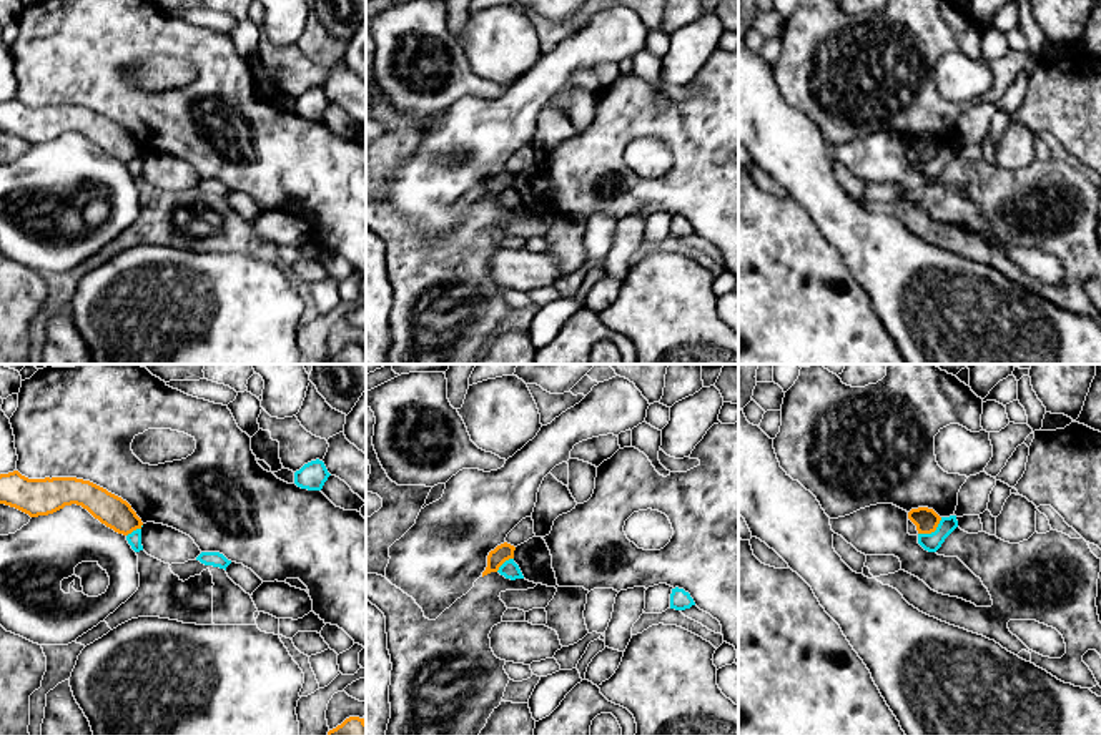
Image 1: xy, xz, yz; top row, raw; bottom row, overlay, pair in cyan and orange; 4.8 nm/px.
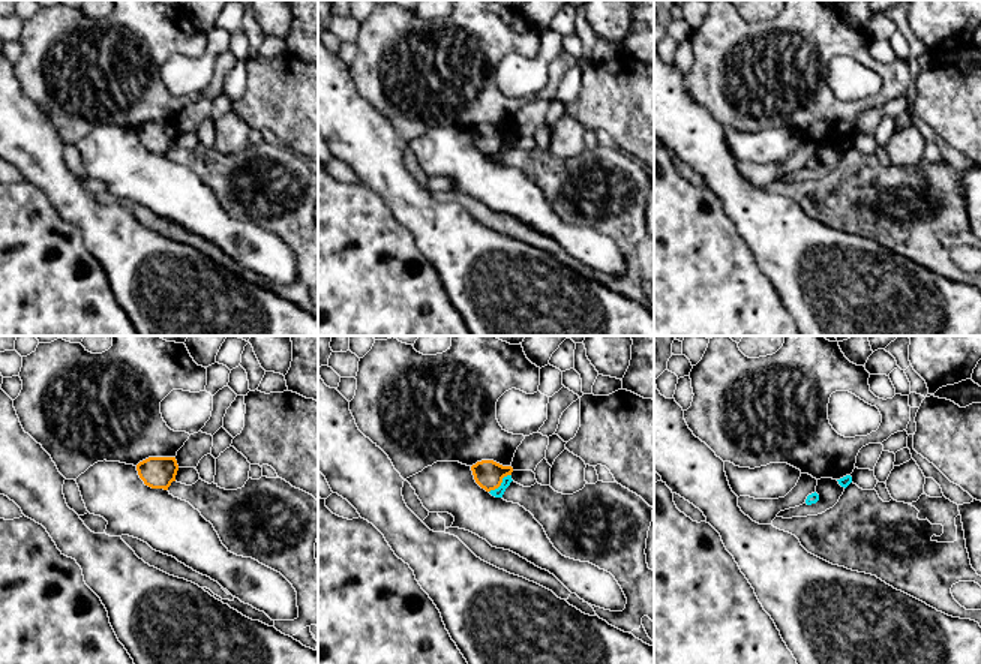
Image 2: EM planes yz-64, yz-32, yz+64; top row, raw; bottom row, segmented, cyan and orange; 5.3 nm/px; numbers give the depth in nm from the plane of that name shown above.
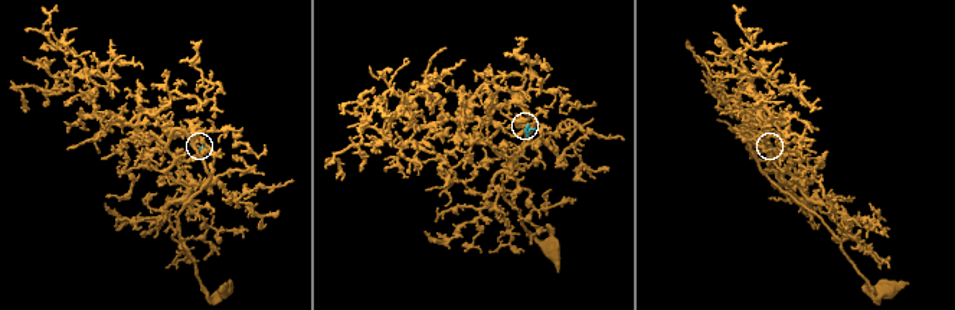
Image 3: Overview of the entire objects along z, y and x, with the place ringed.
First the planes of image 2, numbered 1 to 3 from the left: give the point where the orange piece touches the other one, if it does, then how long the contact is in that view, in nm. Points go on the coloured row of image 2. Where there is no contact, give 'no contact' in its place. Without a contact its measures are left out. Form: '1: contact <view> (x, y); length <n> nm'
1: no contact
2: contact yz-32 (501, 483); length 160 nm
3: no contact

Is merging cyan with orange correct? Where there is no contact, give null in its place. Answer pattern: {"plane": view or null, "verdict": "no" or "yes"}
{"plane": "yz", "verdict": "no"}

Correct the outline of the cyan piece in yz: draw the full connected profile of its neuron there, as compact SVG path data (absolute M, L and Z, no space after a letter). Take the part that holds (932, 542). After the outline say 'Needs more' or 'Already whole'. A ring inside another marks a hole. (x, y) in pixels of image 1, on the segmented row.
M956 515L941 517L938 527L931 534L918 534L918 544L928 550L936 552L945 539L958 527Z. Already whole

